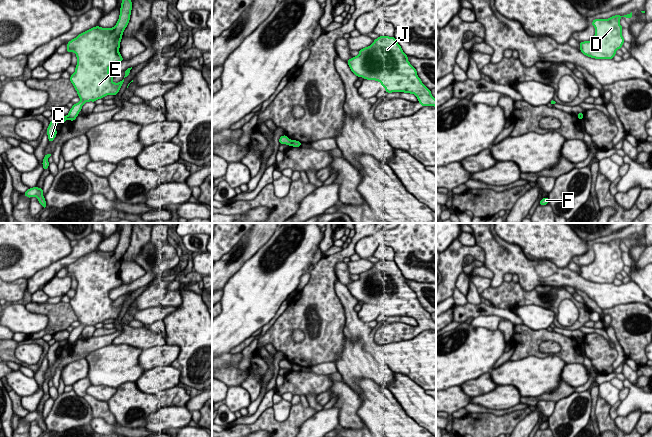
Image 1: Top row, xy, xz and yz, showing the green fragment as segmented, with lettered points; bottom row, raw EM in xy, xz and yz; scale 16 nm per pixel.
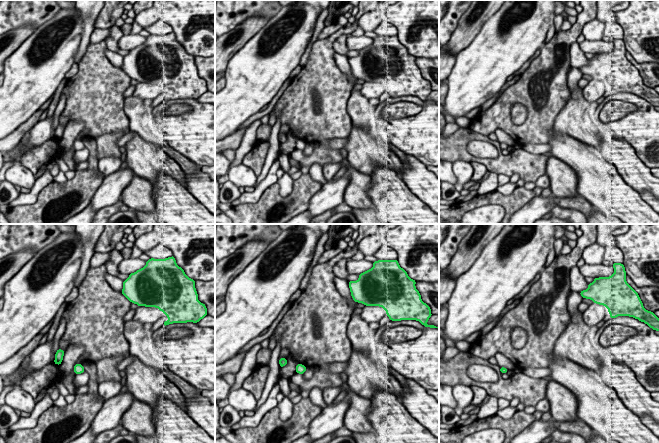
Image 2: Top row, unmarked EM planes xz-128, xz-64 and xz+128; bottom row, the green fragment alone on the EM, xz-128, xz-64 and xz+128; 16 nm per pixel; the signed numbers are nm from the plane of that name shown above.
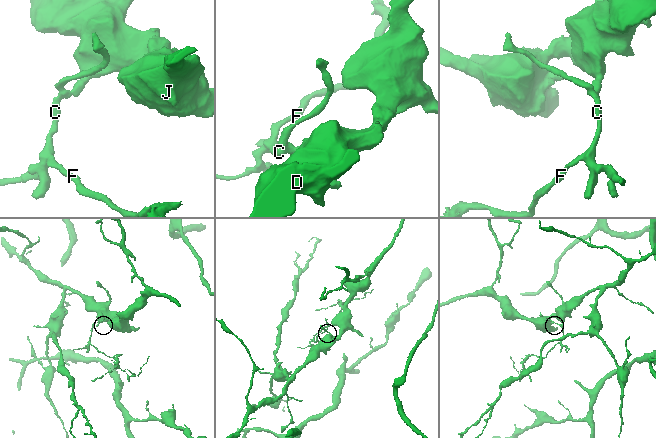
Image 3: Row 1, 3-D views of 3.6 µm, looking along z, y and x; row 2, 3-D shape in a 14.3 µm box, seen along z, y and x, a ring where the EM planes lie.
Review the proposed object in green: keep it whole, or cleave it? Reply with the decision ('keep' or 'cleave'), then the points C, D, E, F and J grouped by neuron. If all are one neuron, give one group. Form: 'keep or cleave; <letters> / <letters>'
cleave; C F / D E J

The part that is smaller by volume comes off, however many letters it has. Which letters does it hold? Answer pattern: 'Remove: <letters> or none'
Remove: C, F

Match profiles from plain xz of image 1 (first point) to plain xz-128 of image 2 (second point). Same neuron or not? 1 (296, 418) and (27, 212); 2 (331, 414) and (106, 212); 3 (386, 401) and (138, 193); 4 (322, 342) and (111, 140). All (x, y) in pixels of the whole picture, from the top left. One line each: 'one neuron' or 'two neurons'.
1: one neuron
2: two neurons
3: two neurons
4: two neurons

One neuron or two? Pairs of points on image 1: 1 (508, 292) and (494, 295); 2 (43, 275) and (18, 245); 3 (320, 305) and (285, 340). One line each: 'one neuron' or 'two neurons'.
1: one neuron
2: two neurons
3: one neuron

